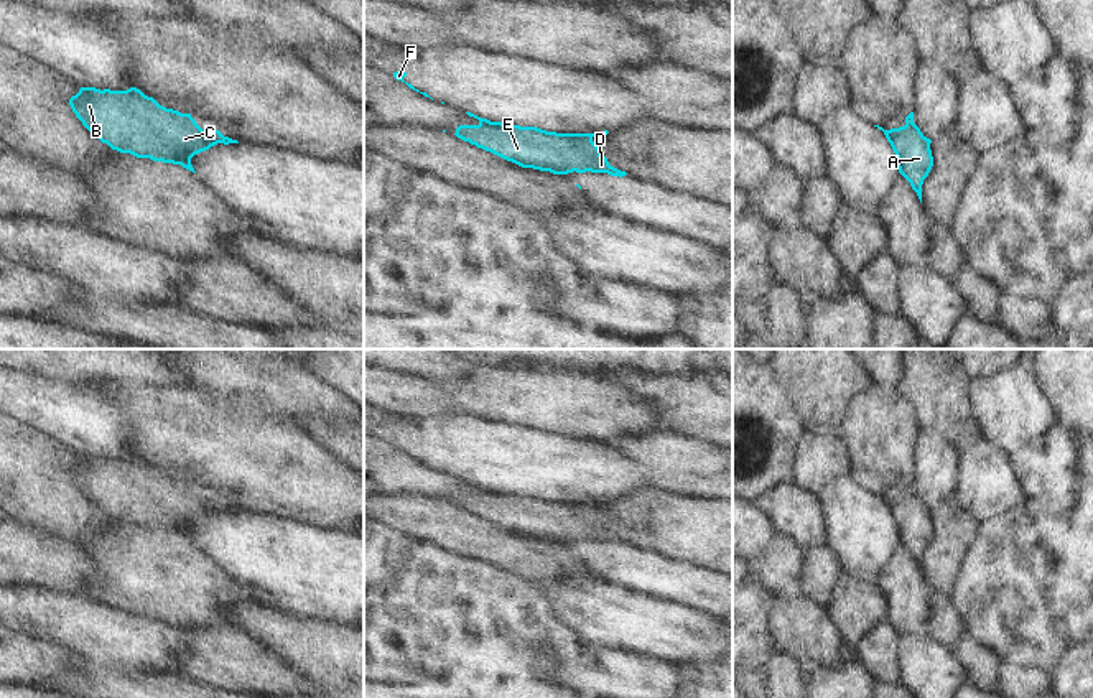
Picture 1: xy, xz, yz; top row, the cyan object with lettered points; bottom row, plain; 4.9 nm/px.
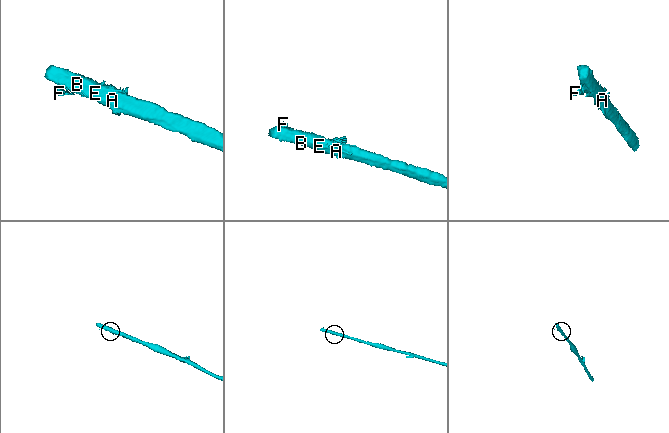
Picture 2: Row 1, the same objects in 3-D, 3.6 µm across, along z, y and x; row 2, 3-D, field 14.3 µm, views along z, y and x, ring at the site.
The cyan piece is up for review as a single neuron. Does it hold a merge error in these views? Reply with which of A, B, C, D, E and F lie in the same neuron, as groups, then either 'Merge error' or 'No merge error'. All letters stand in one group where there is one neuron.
Groups: A B C D E F. No merge error

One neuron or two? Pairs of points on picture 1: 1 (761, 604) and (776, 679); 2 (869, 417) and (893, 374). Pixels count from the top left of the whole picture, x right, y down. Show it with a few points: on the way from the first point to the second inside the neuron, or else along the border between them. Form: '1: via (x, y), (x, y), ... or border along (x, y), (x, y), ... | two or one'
1: border along (776, 652), (766, 665), (764, 680) | two
2: border along (876, 379), (894, 387) | two

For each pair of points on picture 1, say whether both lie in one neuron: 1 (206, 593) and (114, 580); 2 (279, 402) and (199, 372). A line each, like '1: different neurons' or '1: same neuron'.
1: same neuron
2: same neuron

